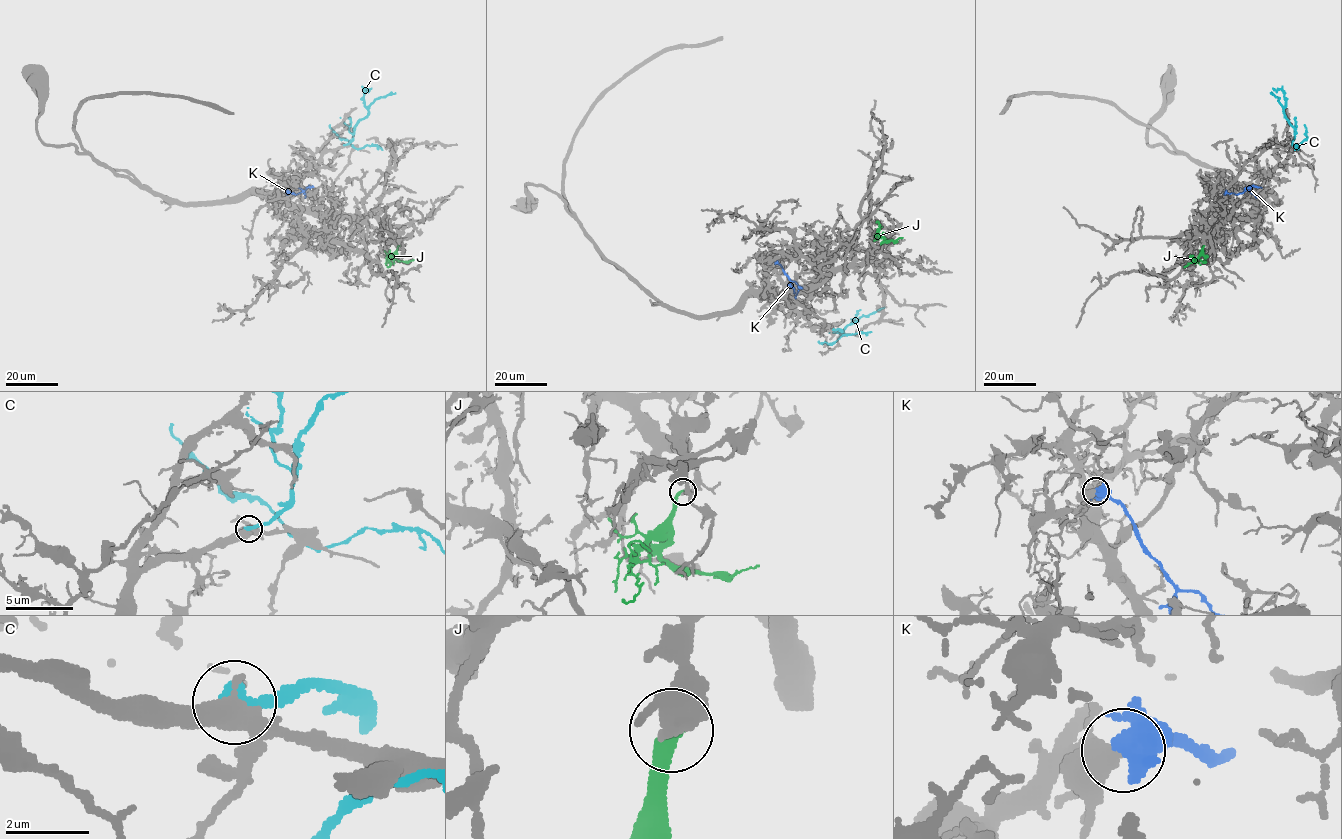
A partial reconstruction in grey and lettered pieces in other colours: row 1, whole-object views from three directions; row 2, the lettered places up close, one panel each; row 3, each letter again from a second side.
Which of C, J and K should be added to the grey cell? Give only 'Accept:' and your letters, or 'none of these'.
Accept: J

